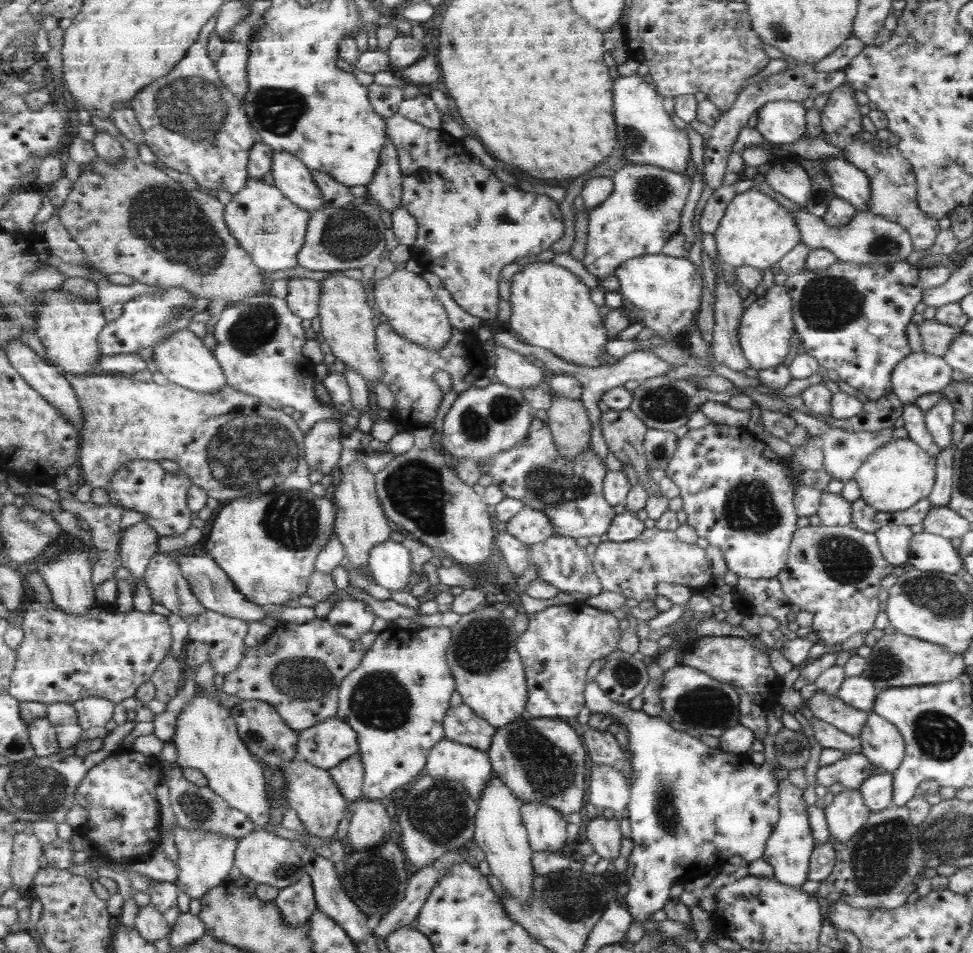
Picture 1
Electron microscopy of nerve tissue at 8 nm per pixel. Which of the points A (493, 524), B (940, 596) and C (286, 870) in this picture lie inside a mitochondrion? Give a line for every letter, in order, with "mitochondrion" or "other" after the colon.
A: other
B: mitochondrion
C: mitochondrion

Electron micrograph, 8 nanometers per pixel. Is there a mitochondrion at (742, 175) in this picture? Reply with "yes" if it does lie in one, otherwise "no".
no

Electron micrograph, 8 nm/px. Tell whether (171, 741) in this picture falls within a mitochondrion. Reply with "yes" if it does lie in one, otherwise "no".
no

